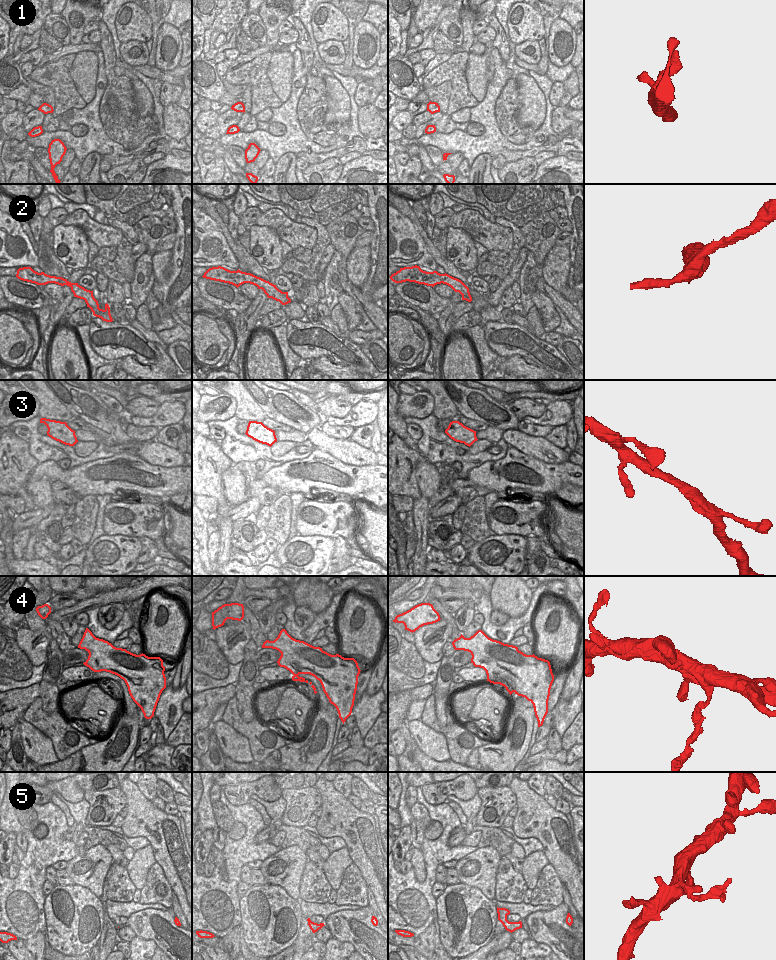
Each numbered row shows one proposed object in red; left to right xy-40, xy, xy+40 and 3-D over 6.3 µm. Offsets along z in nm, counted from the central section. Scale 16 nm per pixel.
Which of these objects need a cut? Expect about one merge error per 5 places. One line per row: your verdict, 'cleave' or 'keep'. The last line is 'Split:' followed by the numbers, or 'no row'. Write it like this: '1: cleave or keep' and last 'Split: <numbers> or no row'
1: keep
2: keep
3: keep
4: cleave
5: cleave
Split: 4, 5

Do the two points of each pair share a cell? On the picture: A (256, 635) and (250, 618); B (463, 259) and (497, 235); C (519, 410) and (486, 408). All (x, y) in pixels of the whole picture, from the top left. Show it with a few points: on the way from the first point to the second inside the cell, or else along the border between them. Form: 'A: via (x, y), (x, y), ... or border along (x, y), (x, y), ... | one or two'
A: via (256, 631), (253, 622) | one
B: border along (454, 227), (463, 229), (474, 240) | two
C: border along (502, 405), (520, 419) | two

